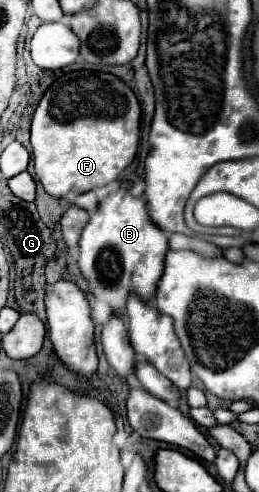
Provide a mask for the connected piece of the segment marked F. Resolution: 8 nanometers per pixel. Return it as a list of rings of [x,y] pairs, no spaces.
[[[78,70],[56,78],[34,112],[30,132],[36,176],[42,182],[44,190],[54,198],[64,198],[68,192],[82,194],[114,182],[136,156],[140,140],[140,114],[142,108],[136,94],[116,76],[104,78],[90,70]]]

